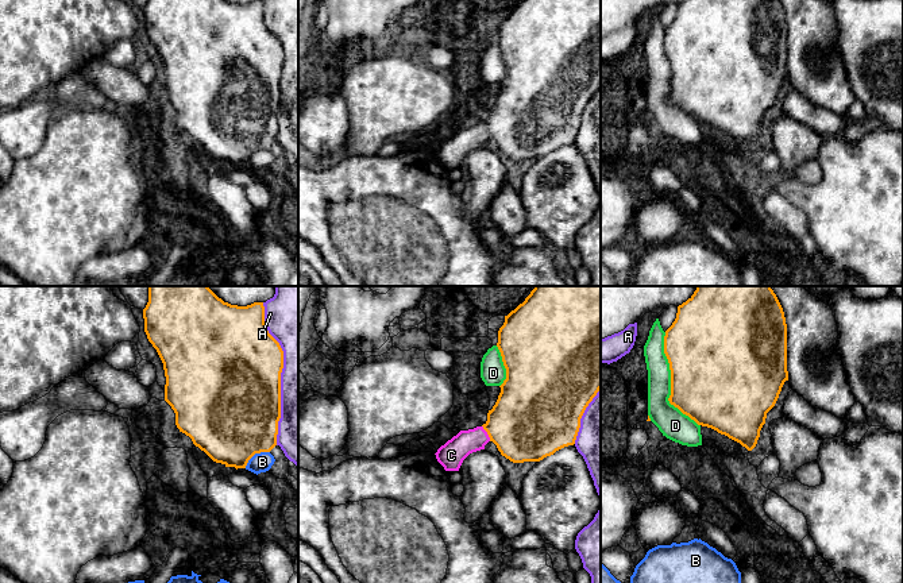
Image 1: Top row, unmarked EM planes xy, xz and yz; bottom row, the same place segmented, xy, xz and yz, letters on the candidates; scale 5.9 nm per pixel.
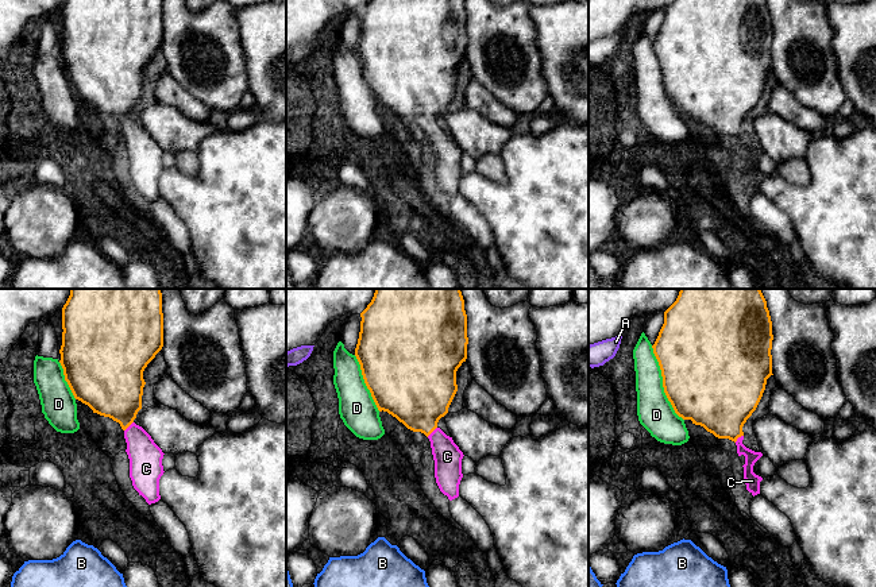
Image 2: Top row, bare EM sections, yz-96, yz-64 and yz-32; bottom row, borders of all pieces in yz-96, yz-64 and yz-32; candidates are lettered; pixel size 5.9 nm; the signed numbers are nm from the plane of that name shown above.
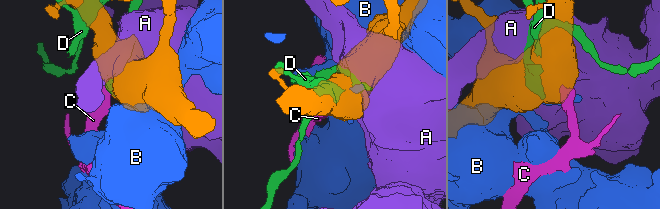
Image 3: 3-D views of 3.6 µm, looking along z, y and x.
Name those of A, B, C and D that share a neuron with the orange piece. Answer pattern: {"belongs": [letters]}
{"belongs": ["C"]}

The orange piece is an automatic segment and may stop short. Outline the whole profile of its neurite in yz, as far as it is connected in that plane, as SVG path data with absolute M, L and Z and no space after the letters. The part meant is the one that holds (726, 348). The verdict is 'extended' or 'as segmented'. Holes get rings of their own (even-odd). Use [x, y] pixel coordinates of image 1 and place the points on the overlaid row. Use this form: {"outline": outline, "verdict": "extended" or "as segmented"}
{"outline": "M696 286L694 294L678 306L676 318L665 331L664 354L671 370L669 404L698 425L711 428L752 451L767 413L788 381L787 324L771 286Z", "verdict": "as segmented"}

